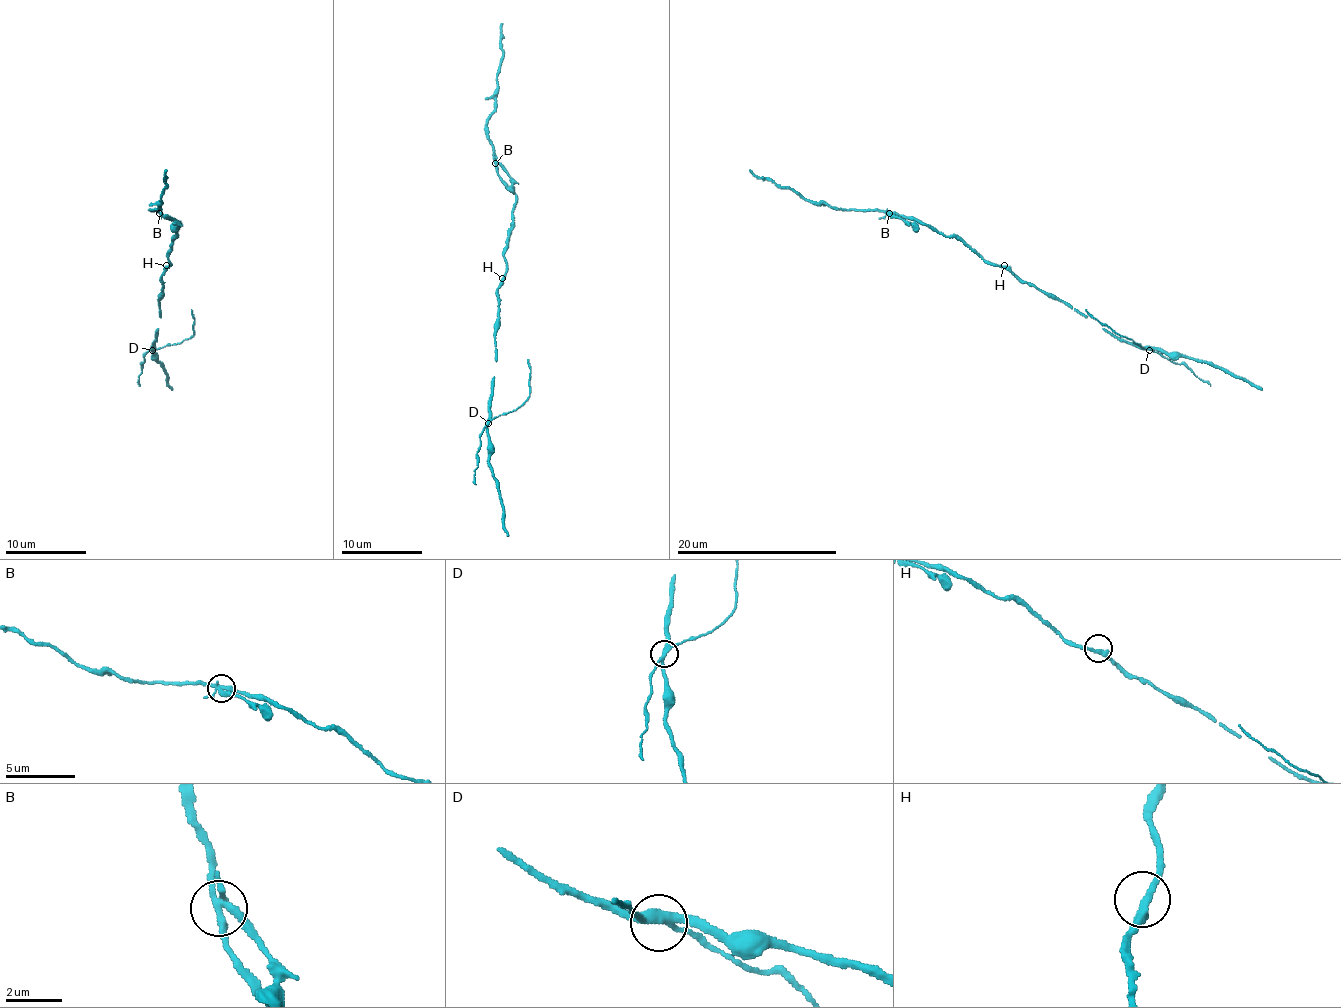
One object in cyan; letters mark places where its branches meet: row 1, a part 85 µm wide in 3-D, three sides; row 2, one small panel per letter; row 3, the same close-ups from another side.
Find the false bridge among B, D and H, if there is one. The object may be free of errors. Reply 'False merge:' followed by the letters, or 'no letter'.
False merge: D

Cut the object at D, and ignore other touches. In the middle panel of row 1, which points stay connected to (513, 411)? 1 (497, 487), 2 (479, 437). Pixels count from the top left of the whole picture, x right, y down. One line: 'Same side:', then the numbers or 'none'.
Same side: 2

